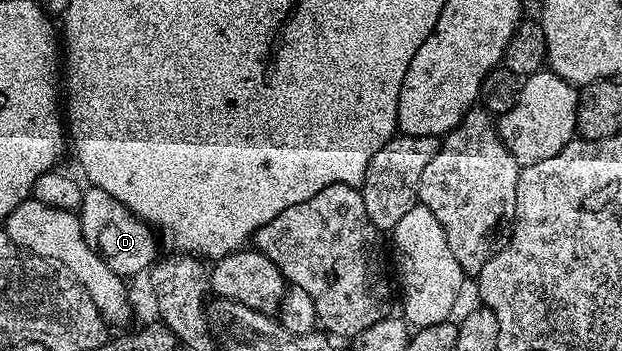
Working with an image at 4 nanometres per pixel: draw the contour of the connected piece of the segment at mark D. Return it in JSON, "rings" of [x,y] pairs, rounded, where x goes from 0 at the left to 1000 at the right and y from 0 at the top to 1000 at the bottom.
{"rings":[[[138,533],[130,550],[127,613],[133,678],[156,709],[156,721],[169,738],[172,758],[178,758],[178,769],[185,769],[185,781],[209,792],[207,786],[220,786],[227,772],[246,764],[256,729],[256,684],[248,652],[220,618],[209,593],[198,587],[198,575],[178,564],[172,541]]]}

